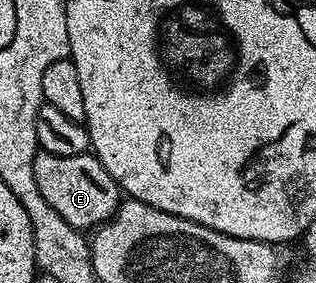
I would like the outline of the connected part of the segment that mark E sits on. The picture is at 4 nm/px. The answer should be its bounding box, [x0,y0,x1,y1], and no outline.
[33,150,121,230]

